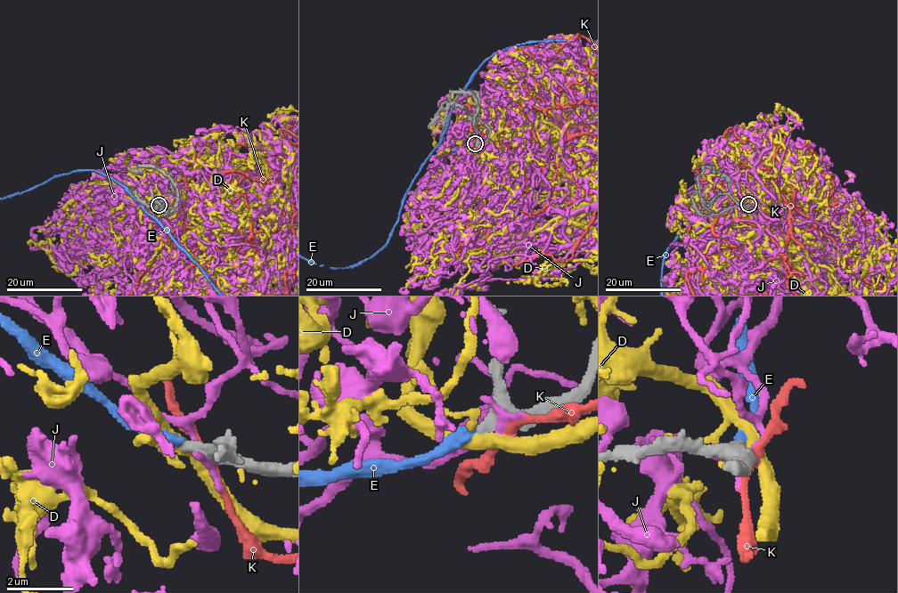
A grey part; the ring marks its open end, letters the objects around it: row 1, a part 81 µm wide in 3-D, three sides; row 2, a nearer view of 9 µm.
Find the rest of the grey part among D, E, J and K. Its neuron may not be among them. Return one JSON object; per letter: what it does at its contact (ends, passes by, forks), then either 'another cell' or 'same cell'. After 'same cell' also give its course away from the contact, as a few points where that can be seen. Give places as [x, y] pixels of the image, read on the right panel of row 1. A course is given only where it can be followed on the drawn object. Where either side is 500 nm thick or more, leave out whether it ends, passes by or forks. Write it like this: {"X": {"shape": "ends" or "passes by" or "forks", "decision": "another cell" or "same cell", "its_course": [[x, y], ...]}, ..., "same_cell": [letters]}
{"D": {"shape": "passes by", "decision": "another cell"}, "E": {"shape": "ends", "decision": "same cell"}, "J": {"shape": "ends", "decision": "another cell"}, "K": {"shape": "passes by", "decision": "another cell"}, "same_cell": ["E"]}

